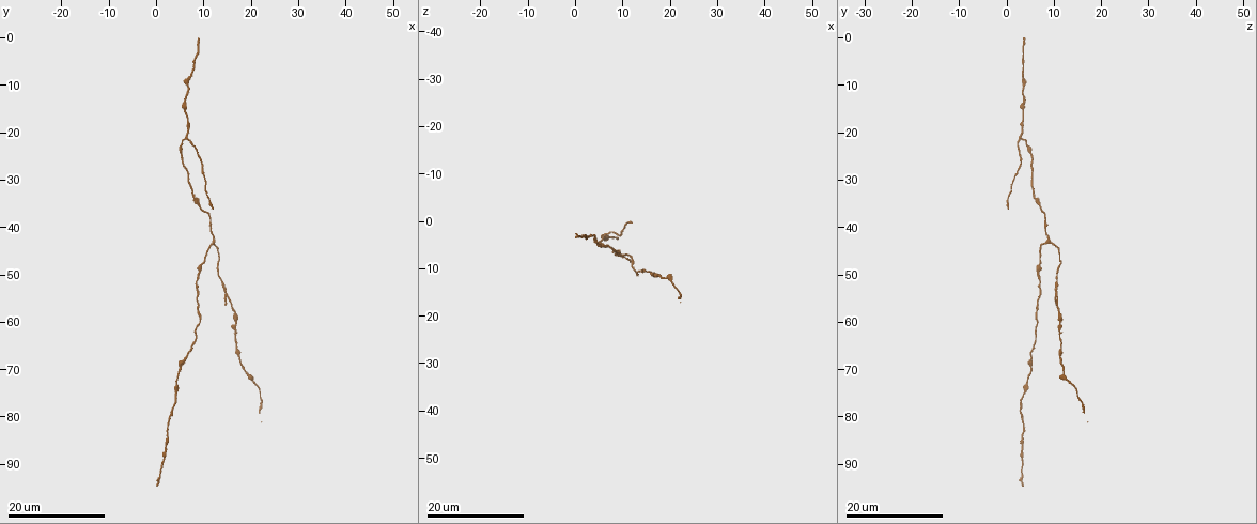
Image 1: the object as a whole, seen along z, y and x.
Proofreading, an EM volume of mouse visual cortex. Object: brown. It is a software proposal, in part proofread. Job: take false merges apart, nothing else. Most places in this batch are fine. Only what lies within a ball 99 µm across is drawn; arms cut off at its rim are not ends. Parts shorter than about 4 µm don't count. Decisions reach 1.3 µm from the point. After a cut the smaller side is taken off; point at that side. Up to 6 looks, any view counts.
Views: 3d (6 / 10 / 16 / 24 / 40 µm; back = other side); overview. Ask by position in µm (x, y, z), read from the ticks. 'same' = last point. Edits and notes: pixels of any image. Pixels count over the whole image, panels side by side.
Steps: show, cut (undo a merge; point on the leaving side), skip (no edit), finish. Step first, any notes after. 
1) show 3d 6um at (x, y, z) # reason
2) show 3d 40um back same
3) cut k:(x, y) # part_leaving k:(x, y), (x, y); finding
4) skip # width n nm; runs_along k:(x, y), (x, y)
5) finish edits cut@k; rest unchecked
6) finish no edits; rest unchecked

show 3d 24um at (10.5, 46.0, 7.0)

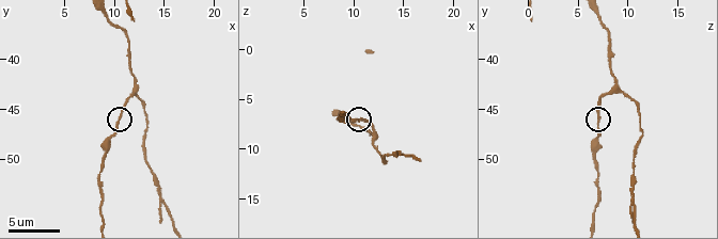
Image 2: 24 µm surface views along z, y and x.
show 3d 6um at (10.4, 46.6, 7.2) # zoom in

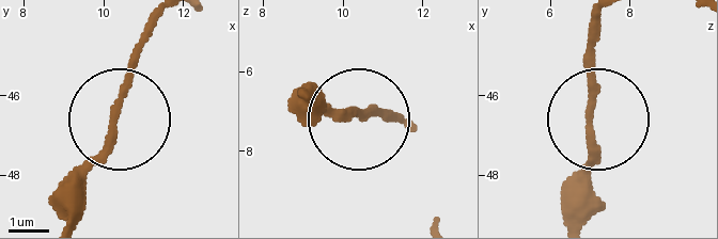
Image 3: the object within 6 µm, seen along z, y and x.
show 3d 6um back at (10.30, 46.30, 6.95)

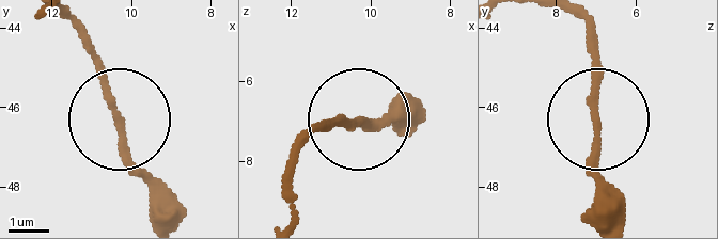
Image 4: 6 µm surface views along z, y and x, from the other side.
skip # width 160 nm; runs_along 4:(114, 121), (77, 18); continuous, no second neuron

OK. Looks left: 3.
show 3d 10um at (12.2, 42.6, 8.8) # arms part here

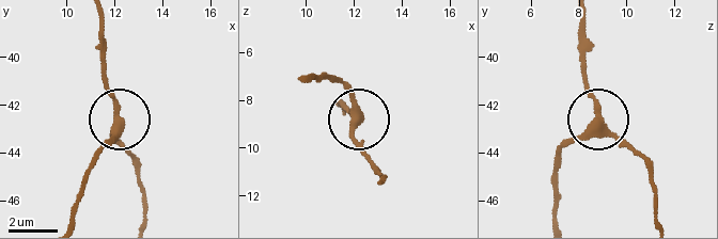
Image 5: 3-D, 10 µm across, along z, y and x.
skip # runs_along 5:(559, 206), (561, 154), (590, 123), (602, 123), (649, 163); one neuron here

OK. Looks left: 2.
show 3d 24um at (6.5, 20.5, 2.5) # branch point

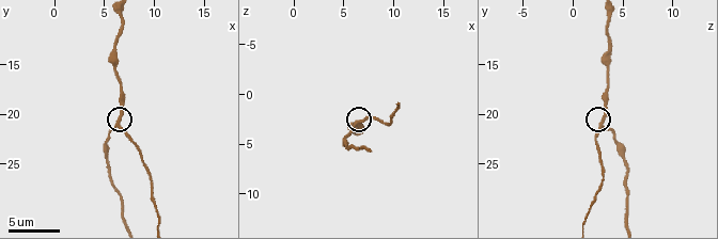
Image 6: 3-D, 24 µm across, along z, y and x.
show 3d 10um at (6.4, 20.8, 3.0)

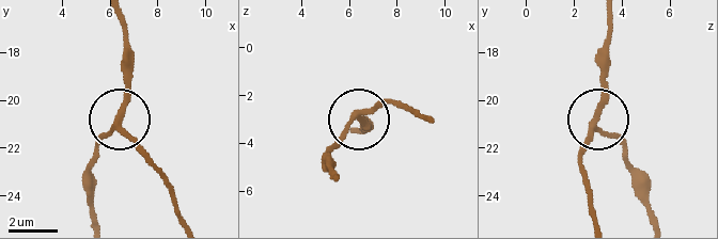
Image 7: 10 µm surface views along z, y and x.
skip # runs_along 7:(95, 216), (91, 160), (113, 124), (166, 176); one neuron here

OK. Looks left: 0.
finish no edits; rest unchecked

